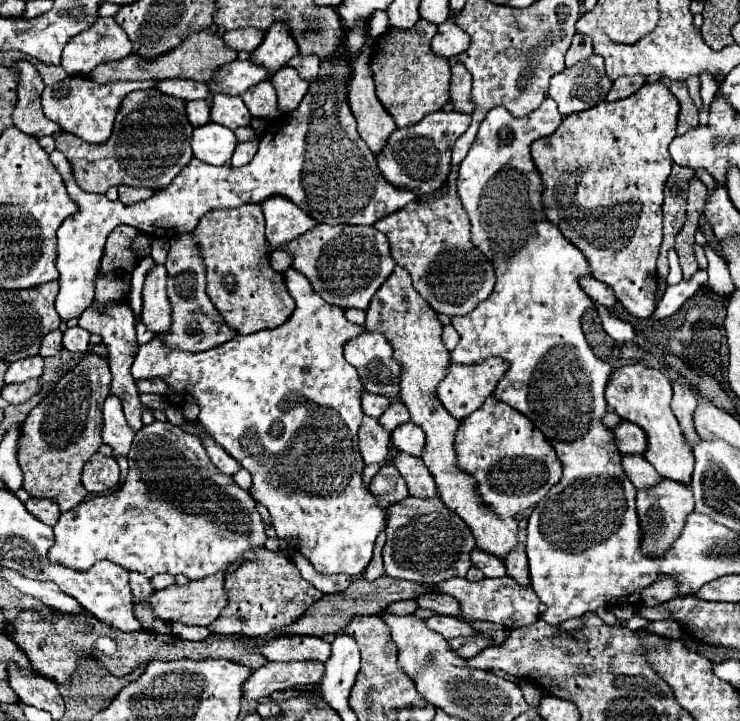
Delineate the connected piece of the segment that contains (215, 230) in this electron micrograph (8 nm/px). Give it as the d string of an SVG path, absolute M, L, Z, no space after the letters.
M244 204L234 210L216 210L208 212L192 232L192 238L196 246L200 248L204 266L206 266L206 292L222 318L232 326L238 334L254 334L264 328L276 328L282 322L290 318L294 312L294 298L288 294L288 288L284 284L284 274L276 272L270 266L270 250L266 246L266 236L264 236L264 216L260 206Z

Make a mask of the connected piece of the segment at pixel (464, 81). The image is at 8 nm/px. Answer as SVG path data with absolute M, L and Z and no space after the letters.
M456 62L452 66L452 78L450 78L450 102L454 104L454 110L466 114L474 112L470 92L472 92L472 76L462 62Z

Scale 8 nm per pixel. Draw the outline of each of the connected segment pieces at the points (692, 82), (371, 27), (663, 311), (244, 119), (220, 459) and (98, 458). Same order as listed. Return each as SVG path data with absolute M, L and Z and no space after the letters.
M694 76L694 78L688 78L686 80L686 86L688 86L688 90L690 90L690 98L694 100L694 104L698 106L698 108L702 108L702 100L700 100L700 80Z
M376 12L372 18L370 18L370 22L368 22L368 32L370 32L370 36L374 38L374 36L380 36L380 34L384 34L386 30L388 30L388 14L386 12Z
M698 270L690 280L682 280L676 286L668 286L654 316L656 318L666 318L672 316L690 296L694 296L698 292L698 288L706 286L708 280L708 272L706 270Z
M214 94L212 108L210 108L210 120L230 130L236 130L240 126L248 126L252 116L248 114L248 108L244 106L240 96Z
M202 438L202 444L204 444L210 460L214 462L214 466L216 466L222 474L234 476L234 474L242 468L230 454L226 454L226 450L220 450L220 446L216 446L216 442L212 442L212 438Z
M96 452L82 470L82 484L92 494L106 494L116 488L118 476L118 462L112 456L102 456Z

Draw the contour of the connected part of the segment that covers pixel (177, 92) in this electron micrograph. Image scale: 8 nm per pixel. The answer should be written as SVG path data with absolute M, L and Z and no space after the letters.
M178 78L178 80L164 80L158 84L158 88L168 94L168 96L174 96L174 98L182 98L182 100L210 100L212 94L210 94L210 88L208 84L204 82L194 82L194 80L184 80L184 78Z

